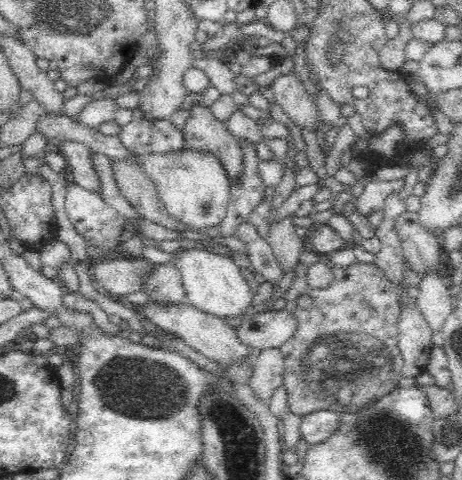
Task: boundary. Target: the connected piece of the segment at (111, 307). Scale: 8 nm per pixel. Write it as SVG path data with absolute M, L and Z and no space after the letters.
M82 260L82 262L72 262L74 264L74 274L78 276L80 280L80 294L86 298L86 300L92 300L96 302L108 316L120 316L124 322L130 324L130 332L134 334L142 334L144 332L144 326L142 326L142 316L138 312L134 312L128 304L124 304L122 300L118 298L112 298L112 296L106 296L102 294L100 290L94 288L94 282L90 278L90 262L88 260Z

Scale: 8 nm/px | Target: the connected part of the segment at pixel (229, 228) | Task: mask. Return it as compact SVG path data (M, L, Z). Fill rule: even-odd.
M242 142L244 148L244 180L240 186L234 186L230 190L230 200L226 208L226 218L218 226L220 234L218 240L232 238L242 224L250 222L250 214L254 208L264 200L264 180L258 176L258 158L256 158L256 148L254 144Z

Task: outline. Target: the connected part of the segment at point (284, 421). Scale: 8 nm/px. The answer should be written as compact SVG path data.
M280 386L274 390L272 394L272 402L268 408L276 418L280 418L280 428L282 428L282 444L286 448L286 454L294 454L296 446L302 442L302 434L300 434L300 424L302 418L294 416L288 410L288 392Z

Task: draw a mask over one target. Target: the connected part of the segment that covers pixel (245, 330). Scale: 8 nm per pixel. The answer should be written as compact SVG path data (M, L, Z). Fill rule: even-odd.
M256 312L236 328L236 340L248 350L278 350L296 332L294 316L288 312Z

